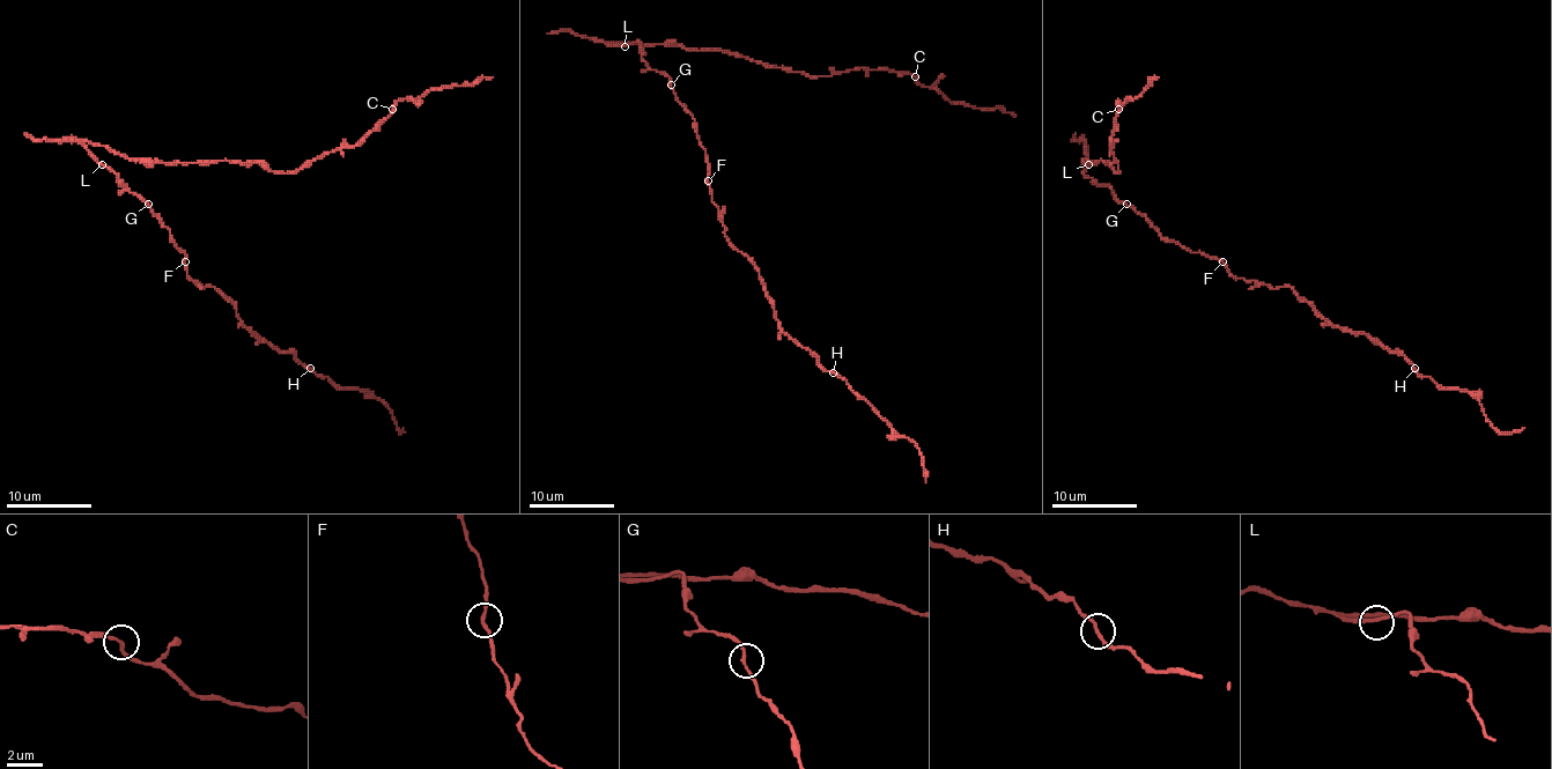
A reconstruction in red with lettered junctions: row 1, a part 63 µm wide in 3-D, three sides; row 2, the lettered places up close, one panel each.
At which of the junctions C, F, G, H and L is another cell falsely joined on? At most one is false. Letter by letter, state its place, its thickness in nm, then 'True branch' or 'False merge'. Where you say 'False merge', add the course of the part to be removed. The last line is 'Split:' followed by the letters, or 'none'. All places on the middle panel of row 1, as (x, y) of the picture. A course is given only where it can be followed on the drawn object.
C: Place: (915, 76). Thickness 190 nm. True branch
F: Place: (708, 180). Thickness 180 nm. True branch
G: Place: (671, 84). Thickness 160 nm. True branch
H: Place: (833, 372). Thickness 180 nm. True branch
L: Place: (625, 46). Thickness 180 nm. True branch
Split: none

